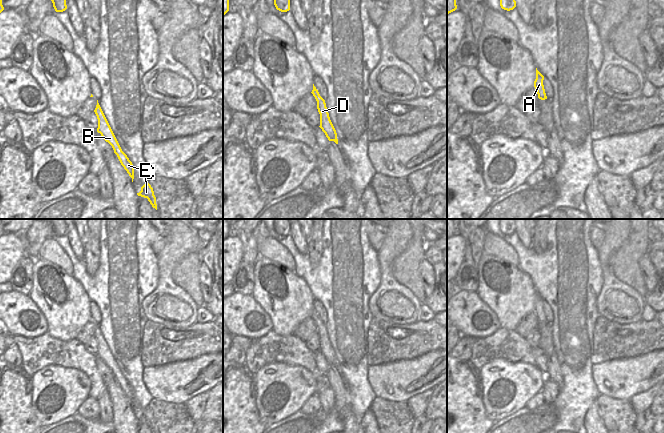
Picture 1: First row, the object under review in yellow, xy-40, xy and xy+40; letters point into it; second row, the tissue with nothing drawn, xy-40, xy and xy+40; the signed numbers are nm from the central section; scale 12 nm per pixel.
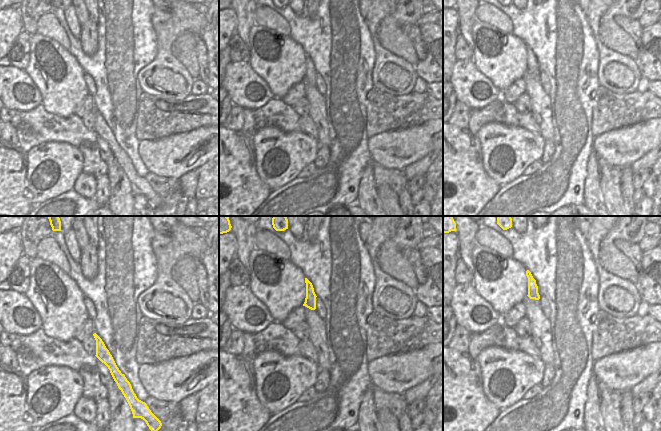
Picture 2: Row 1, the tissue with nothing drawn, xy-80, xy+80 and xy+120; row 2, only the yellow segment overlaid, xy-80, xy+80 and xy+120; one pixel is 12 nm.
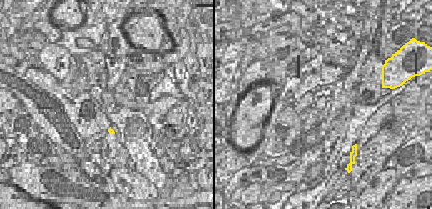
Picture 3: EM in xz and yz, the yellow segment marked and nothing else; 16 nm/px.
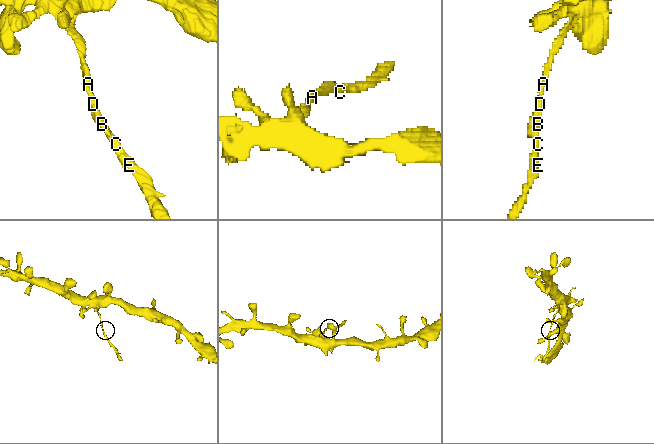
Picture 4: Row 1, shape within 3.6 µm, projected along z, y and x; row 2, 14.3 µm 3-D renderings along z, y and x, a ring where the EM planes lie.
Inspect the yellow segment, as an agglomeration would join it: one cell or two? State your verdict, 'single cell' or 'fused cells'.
fused cells

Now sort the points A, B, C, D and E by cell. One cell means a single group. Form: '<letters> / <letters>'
A / B C D E

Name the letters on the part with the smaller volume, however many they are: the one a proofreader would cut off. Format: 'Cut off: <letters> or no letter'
Cut off: B, C, D, E

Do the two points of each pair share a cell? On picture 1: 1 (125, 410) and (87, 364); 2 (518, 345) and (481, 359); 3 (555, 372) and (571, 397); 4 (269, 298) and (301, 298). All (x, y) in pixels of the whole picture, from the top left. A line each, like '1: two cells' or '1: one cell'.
1: two cells
2: one cell
3: two cells
4: one cell

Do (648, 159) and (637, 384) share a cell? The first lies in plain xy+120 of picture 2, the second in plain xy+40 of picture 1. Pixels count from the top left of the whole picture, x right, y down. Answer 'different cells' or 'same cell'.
different cells

